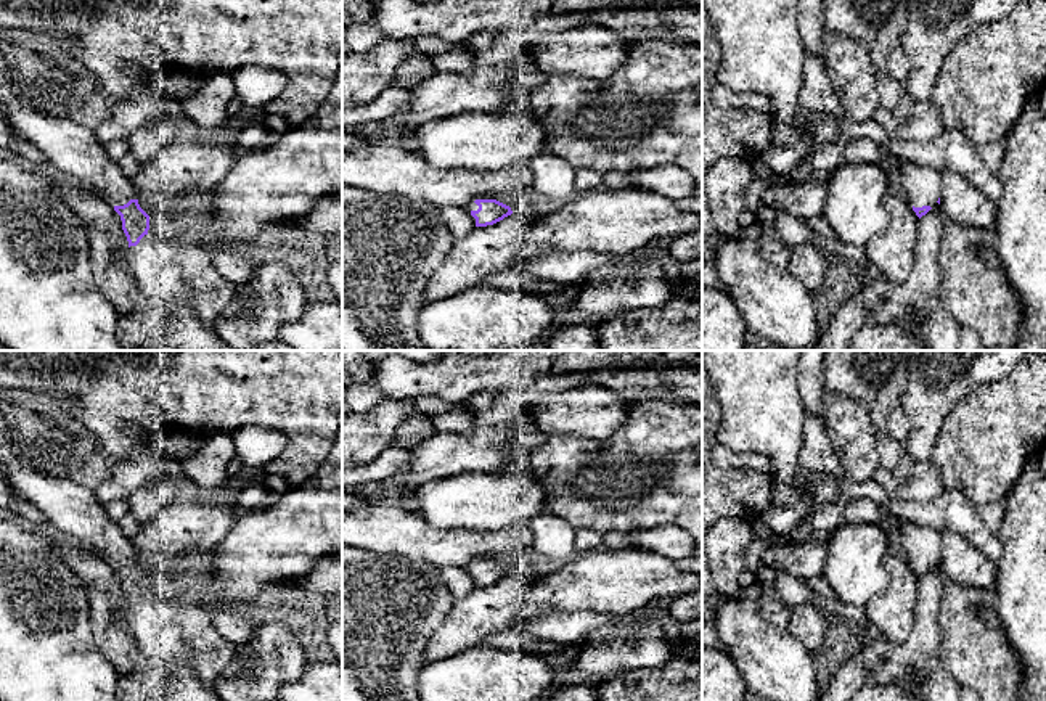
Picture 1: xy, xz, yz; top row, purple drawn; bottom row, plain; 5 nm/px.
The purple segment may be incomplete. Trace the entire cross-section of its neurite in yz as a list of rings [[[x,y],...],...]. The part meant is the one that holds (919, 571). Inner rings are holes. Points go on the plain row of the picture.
[[[900,519],[897,534],[905,558],[919,579],[940,564],[942,532]]]

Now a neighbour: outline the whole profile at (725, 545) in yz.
[[[721,518],[707,531],[702,545],[718,595],[739,598],[739,574],[752,540],[752,521],[744,518]]]

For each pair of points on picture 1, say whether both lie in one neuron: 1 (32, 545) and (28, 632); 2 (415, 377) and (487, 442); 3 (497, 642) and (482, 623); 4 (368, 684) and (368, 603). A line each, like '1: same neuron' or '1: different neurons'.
1: same neuron
2: different neurons
3: different neurons
4: same neuron

